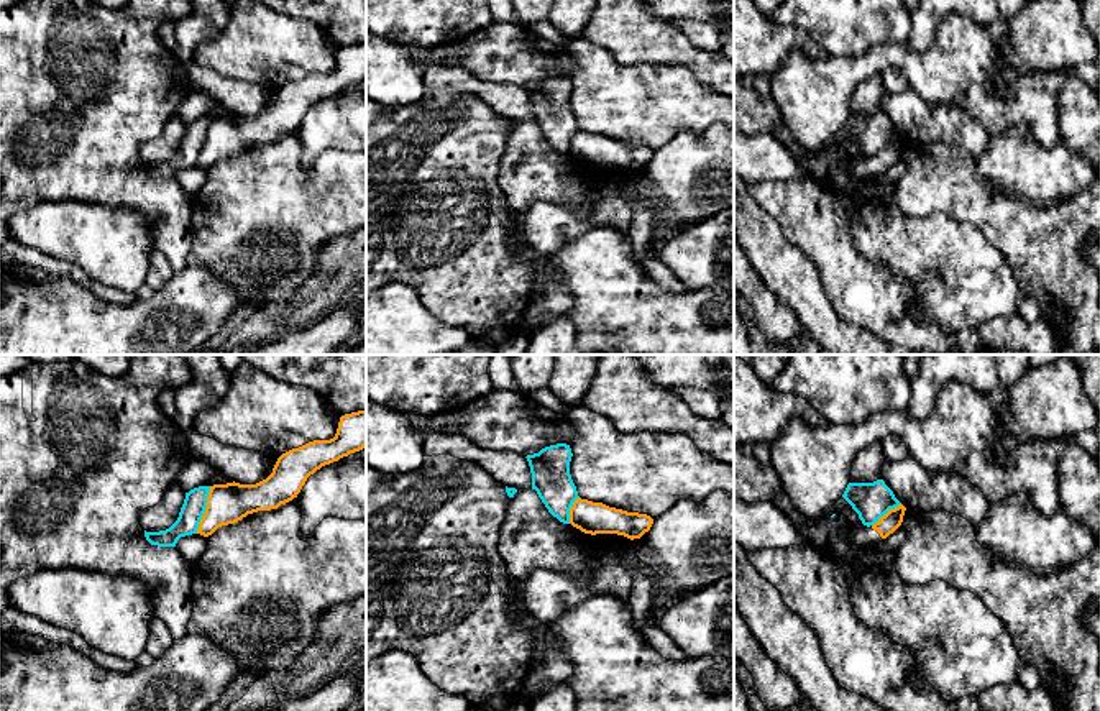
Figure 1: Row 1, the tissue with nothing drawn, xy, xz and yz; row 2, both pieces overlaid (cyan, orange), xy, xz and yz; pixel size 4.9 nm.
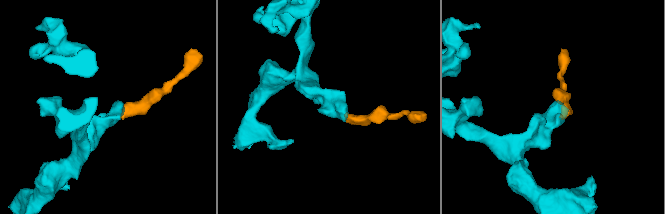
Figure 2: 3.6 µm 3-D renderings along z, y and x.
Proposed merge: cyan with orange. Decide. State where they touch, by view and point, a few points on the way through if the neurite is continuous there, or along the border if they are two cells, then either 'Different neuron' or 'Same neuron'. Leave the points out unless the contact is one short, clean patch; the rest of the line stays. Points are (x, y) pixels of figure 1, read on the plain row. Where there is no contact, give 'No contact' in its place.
Touches cyan at xy (204, 142). Boundary: xy (210, 119), (206, 128), (206, 143), (196, 165). Different neuron

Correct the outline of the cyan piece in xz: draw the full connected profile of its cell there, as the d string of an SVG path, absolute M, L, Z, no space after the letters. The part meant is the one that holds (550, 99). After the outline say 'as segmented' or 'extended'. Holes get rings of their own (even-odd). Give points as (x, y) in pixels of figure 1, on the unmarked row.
M566 76L550 77L525 89L532 105L532 122L548 144L563 156L570 156L570 141L580 130L570 107L571 89Z; as segmented

